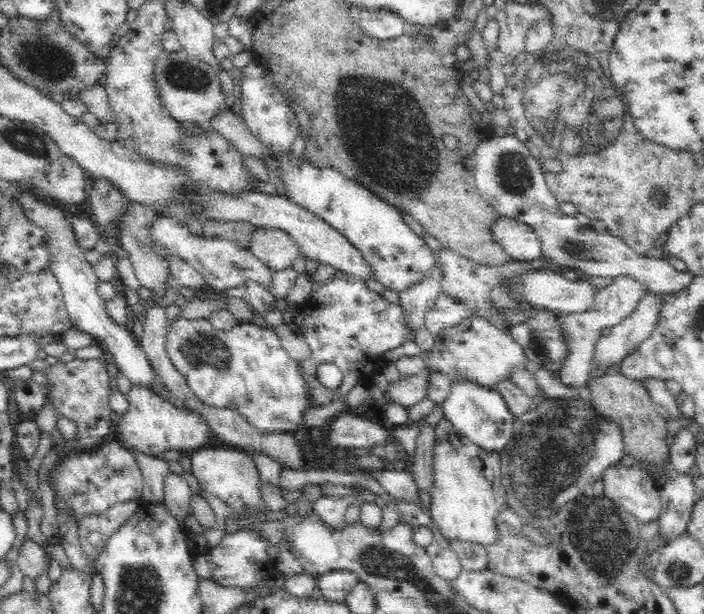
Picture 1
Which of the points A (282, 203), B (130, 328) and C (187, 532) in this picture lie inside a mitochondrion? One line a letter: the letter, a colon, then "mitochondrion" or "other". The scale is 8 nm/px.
A: other
B: other
C: other

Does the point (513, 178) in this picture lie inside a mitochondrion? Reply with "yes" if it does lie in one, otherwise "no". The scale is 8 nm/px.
yes

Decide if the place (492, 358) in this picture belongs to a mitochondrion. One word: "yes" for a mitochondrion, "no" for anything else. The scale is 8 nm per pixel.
no

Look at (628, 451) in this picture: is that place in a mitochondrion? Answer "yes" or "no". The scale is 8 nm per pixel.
no

